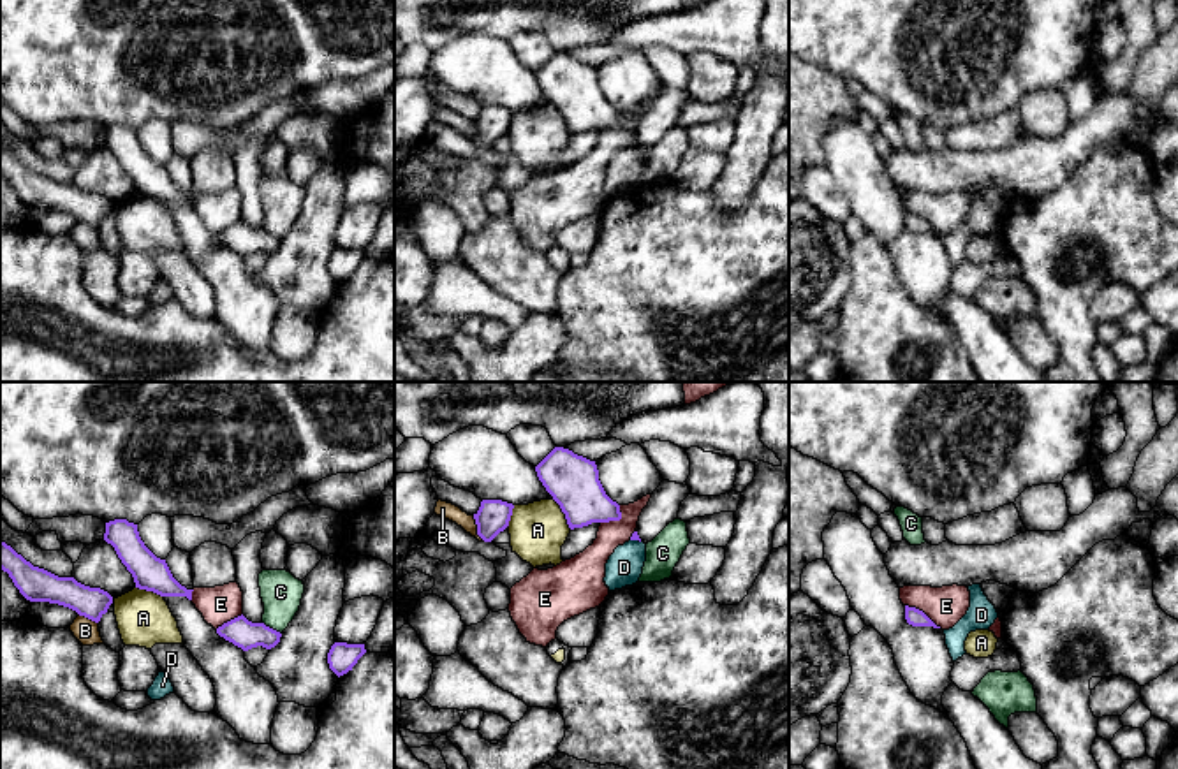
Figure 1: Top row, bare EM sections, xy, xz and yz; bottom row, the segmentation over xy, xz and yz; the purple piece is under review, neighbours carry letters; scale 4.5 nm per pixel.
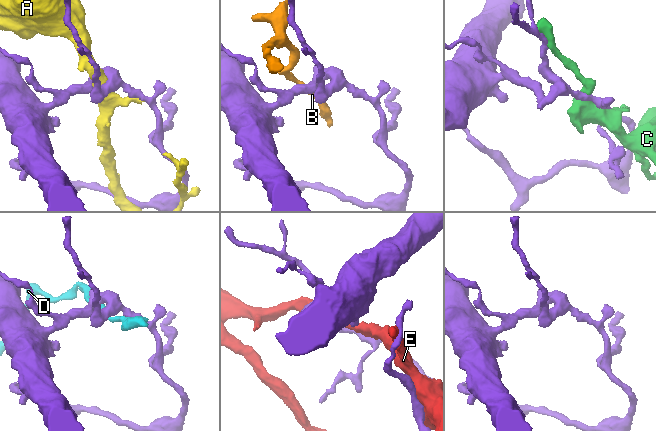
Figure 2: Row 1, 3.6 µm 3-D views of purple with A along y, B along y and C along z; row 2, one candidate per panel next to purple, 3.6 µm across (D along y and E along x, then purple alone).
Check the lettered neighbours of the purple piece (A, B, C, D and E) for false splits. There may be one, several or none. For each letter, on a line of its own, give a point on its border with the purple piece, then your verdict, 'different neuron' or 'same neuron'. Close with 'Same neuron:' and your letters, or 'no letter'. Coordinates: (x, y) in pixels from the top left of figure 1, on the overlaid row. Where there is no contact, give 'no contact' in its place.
A: contact xz (564, 512); different neuron
B: contact xz (478, 528); different neuron
C: contact xy (272, 629); different neuron
D: contact xz (636, 539); different neuron
E: contact yz (921, 611); different neuron
Same neuron: no letter

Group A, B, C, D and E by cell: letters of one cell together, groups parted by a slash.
A / B / C / D / E

